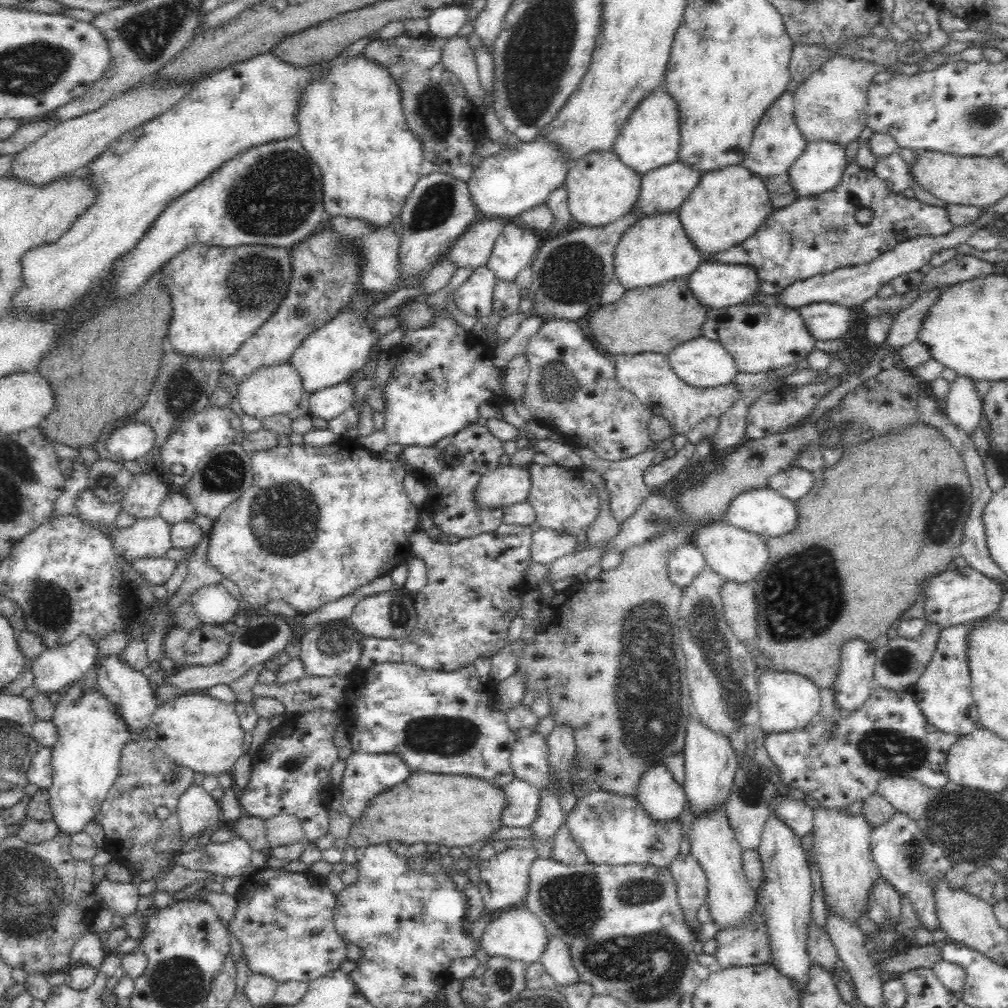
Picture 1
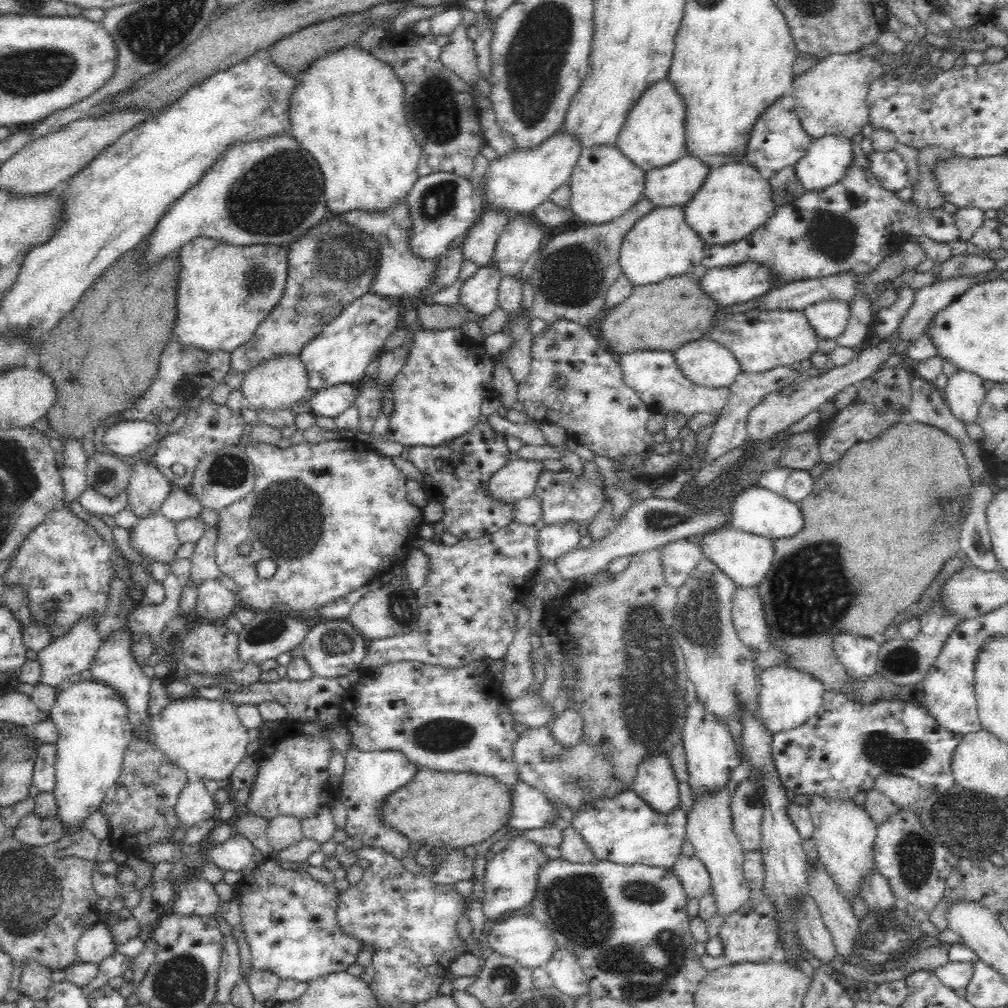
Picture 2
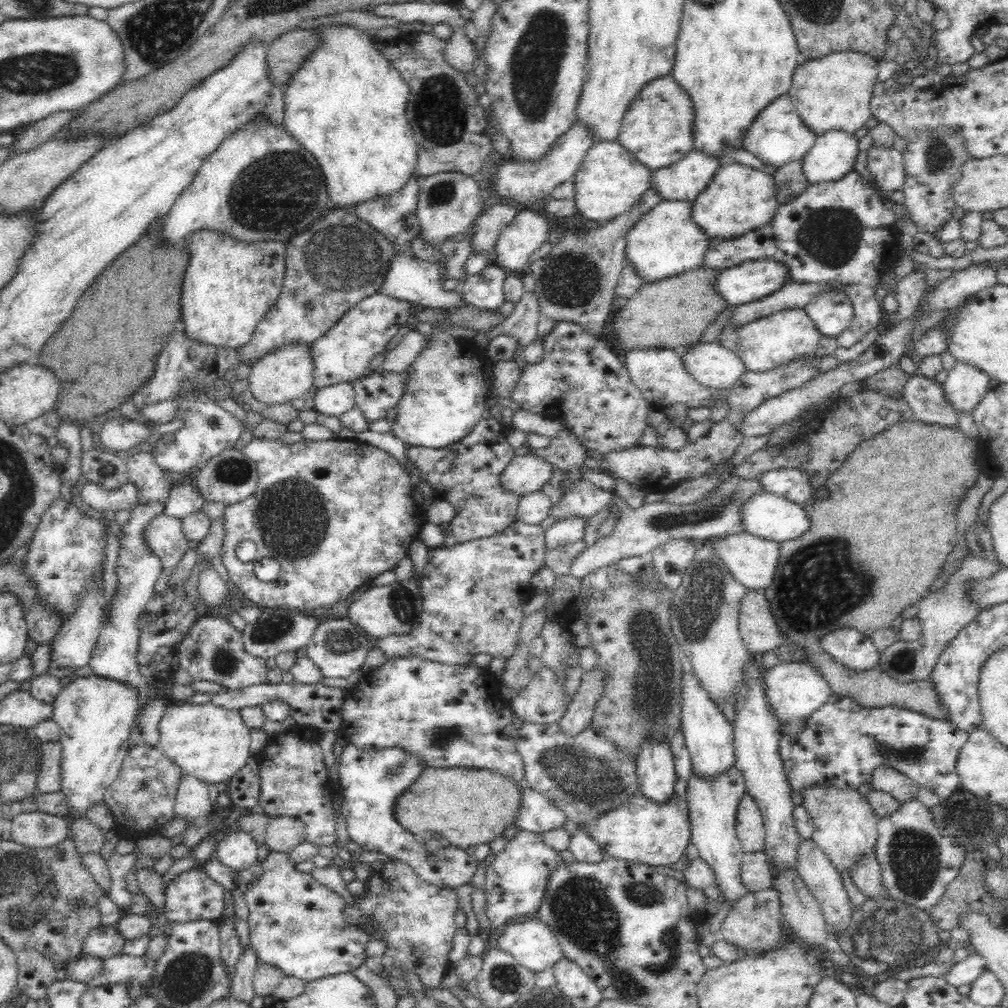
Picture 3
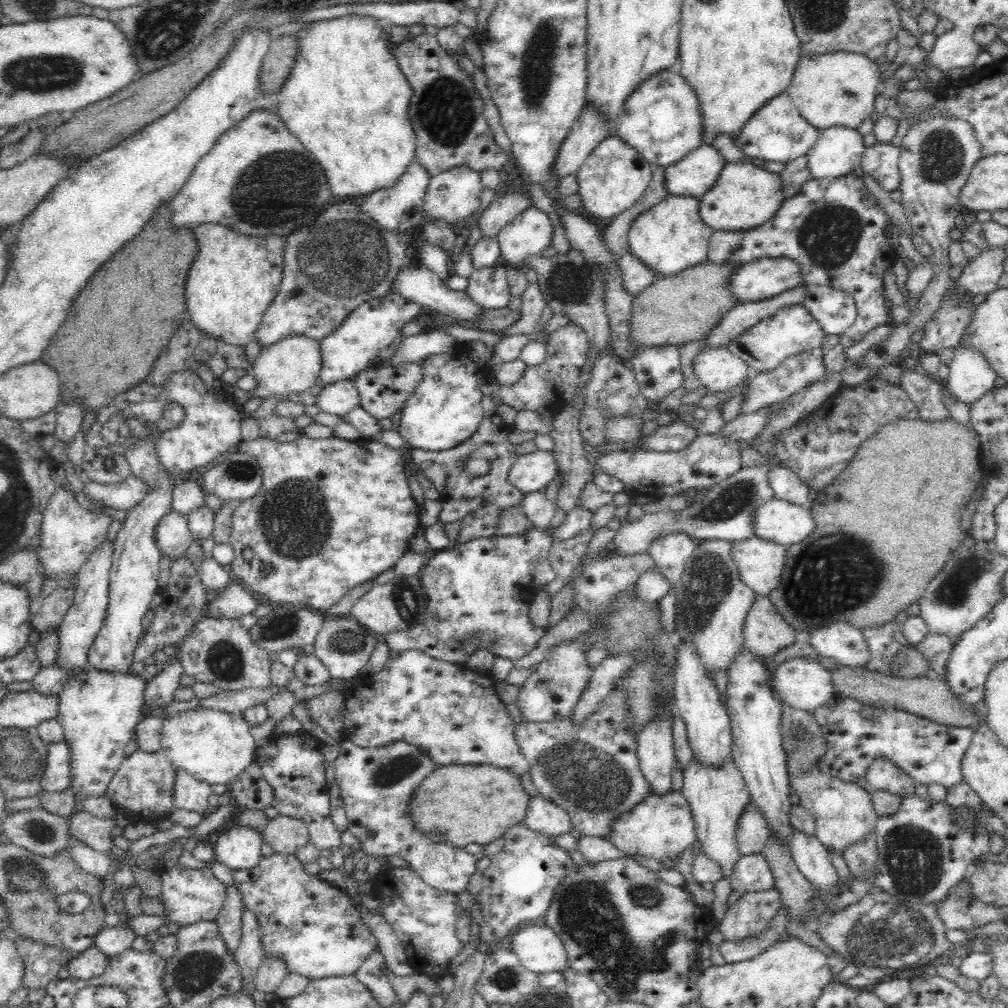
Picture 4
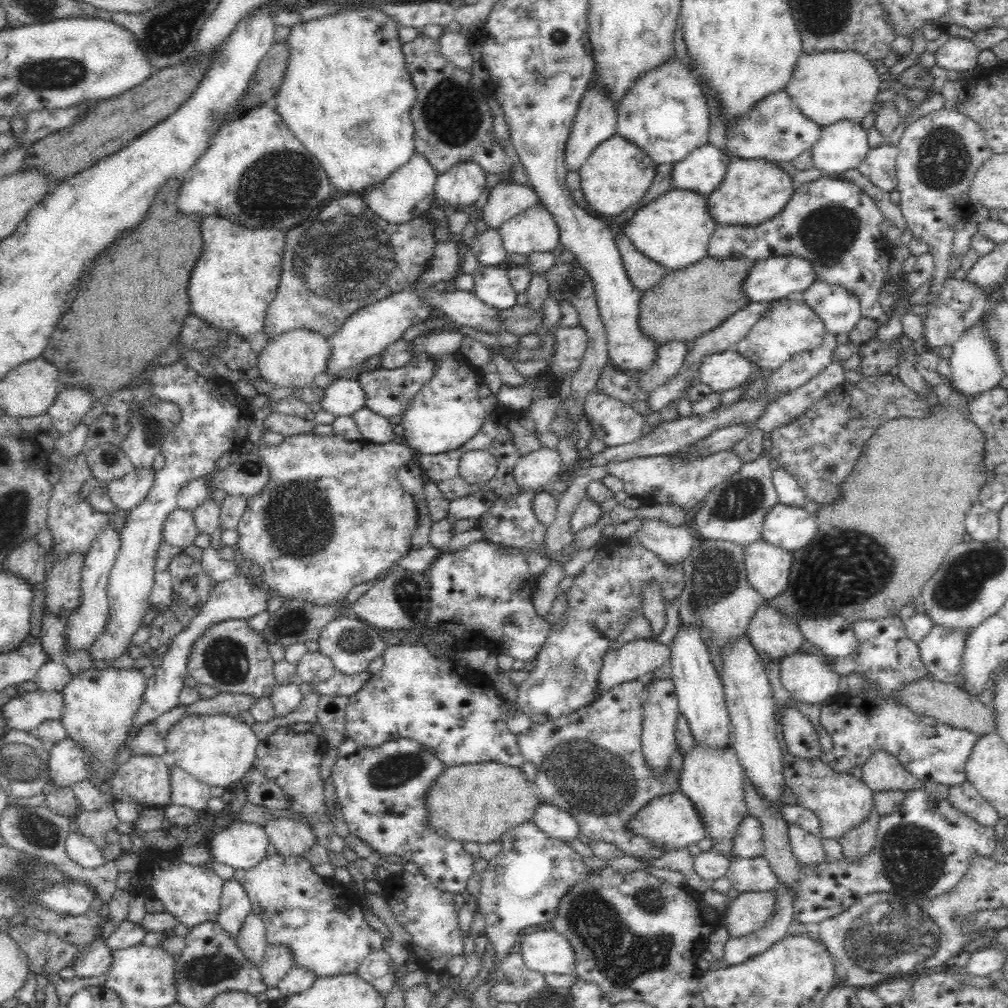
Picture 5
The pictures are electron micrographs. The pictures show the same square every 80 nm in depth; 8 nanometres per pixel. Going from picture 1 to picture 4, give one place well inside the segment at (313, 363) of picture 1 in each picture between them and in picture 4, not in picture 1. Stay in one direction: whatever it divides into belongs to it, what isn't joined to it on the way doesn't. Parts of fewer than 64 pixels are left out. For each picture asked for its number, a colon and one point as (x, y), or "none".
2: (339, 353)
3: (342, 354)
4: (372, 326)

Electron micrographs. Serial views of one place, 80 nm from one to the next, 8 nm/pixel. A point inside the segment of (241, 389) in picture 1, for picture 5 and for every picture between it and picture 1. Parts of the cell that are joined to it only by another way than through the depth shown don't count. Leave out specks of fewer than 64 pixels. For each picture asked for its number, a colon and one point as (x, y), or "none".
2: (278, 383)
3: (284, 374)
4: (291, 365)
5: (293, 359)

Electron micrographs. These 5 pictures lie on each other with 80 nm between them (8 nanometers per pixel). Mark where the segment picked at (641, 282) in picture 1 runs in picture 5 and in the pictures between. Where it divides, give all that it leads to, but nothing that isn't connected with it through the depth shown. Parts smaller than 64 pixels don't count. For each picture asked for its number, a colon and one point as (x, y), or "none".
2: (660, 245)
3: (665, 242)
4: (669, 237)
5: (674, 230)

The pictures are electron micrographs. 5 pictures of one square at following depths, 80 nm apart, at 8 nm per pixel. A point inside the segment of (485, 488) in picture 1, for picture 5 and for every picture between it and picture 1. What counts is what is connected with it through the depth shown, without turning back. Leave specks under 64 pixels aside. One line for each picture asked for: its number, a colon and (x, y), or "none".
2: (516, 480)
3: (527, 474)
4: (532, 472)
5: (534, 470)

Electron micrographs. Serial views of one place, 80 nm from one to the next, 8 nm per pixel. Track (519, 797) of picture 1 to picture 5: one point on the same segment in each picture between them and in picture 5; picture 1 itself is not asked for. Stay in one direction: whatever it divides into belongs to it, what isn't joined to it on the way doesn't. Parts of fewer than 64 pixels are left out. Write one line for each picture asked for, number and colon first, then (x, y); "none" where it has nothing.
2: (530, 808)
3: (535, 813)
4: (542, 815)
5: (557, 823)

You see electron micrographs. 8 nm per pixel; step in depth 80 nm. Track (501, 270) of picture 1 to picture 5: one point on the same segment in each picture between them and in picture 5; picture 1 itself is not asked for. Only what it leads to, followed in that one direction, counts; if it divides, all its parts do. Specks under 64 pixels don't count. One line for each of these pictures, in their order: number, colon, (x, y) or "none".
2: (521, 238)
3: (529, 230)
4: (530, 232)
5: (534, 230)

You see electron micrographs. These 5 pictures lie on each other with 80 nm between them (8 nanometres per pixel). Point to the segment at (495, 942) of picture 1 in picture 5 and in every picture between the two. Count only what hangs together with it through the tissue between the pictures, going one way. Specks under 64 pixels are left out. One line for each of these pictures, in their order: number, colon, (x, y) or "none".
2: (522, 937)
3: (531, 943)
4: (539, 949)
5: (543, 950)

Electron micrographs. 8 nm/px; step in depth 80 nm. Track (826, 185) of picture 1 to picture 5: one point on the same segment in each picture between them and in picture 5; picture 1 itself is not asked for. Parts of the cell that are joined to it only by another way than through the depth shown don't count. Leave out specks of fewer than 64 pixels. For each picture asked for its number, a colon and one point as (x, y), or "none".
2: (825, 163)
3: (833, 155)
4: (838, 151)
5: (843, 145)

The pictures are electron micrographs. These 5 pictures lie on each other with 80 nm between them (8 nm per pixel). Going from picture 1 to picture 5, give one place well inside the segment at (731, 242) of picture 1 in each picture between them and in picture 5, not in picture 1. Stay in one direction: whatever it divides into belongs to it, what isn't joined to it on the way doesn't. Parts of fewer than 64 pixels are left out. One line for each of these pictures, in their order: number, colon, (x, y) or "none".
2: (734, 200)
3: (738, 199)
4: (744, 196)
5: (752, 191)

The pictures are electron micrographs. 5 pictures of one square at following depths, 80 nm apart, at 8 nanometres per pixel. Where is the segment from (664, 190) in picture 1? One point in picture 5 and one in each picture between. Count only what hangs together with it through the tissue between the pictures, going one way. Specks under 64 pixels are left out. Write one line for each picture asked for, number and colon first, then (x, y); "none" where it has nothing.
2: (674, 184)
3: (685, 179)
4: (693, 175)
5: (701, 171)

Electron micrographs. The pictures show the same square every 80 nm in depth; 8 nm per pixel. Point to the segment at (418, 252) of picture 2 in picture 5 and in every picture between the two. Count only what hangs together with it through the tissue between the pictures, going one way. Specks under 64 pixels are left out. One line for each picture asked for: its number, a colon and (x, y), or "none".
3: (447, 204)
4: (453, 196)
5: (458, 188)

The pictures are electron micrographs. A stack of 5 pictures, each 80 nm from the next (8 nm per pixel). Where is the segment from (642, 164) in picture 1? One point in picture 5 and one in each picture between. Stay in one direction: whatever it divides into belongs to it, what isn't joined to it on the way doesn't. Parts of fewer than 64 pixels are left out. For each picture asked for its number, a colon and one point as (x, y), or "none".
2: (653, 135)
3: (657, 129)
4: (662, 120)
5: (666, 114)

